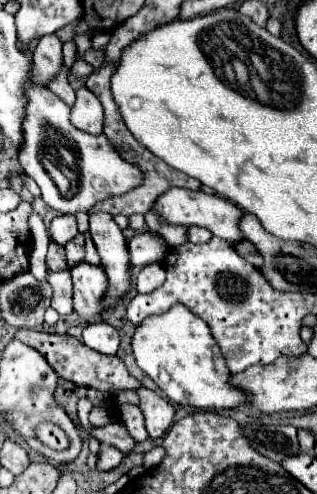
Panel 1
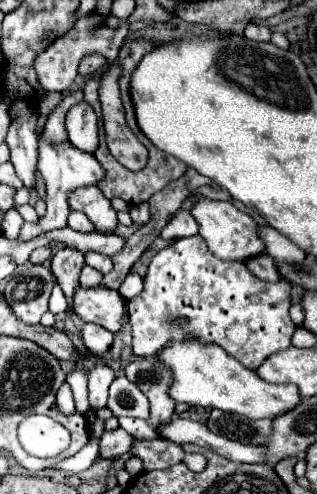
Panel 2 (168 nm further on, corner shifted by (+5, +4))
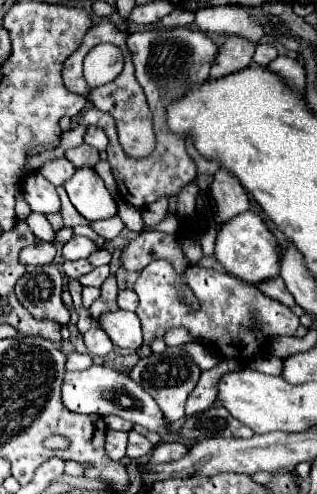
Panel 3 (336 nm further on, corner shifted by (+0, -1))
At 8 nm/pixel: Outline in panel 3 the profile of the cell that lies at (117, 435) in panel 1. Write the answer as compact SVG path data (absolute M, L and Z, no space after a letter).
M171 441L171 443L161 443L153 449L151 453L151 459L147 465L161 465L161 463L173 463L173 461L179 461L183 459L187 453L187 447L179 441Z

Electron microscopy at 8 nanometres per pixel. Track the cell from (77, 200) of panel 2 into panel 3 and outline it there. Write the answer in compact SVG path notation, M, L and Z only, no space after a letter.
M81 167L63 185L73 207L87 219L109 219L117 215L117 203L105 189L101 177L91 167Z

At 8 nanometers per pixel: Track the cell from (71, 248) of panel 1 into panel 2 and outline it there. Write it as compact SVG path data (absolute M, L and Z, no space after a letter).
M62 248L52 256L52 274L56 276L56 282L60 284L64 296L68 298L70 310L72 310L72 296L78 288L78 276L84 264L86 264L84 254L72 248Z

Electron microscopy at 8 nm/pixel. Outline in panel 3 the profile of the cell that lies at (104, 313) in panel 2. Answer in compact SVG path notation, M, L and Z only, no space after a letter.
M117 309L109 313L101 313L101 317L97 319L97 325L109 335L109 339L117 347L139 349L143 345L139 317L133 311Z

